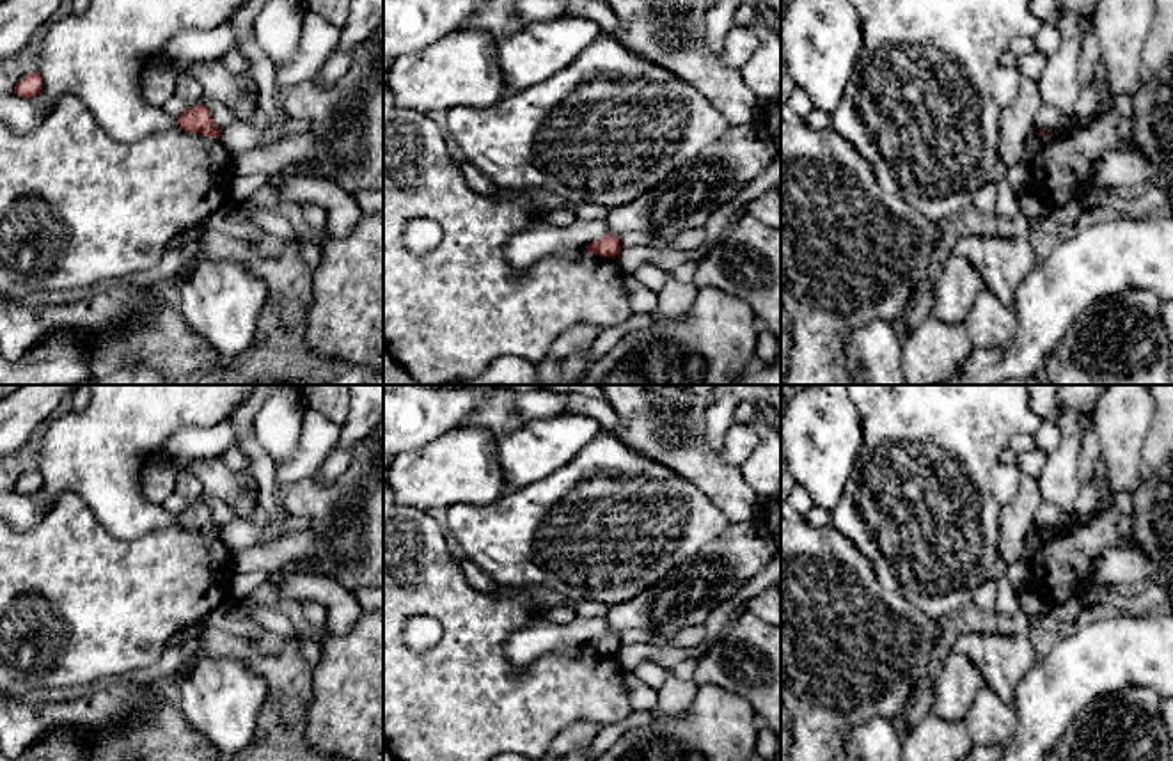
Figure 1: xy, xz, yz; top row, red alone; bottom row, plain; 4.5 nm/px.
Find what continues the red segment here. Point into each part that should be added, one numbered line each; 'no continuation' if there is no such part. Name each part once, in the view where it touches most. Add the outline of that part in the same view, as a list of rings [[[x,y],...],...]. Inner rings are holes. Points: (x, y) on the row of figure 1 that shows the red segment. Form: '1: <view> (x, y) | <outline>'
no continuation

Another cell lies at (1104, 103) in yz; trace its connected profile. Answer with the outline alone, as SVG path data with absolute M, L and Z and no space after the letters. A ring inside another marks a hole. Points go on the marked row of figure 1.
M1107 82L1104 85L1098 87L1098 101L1097 101L1097 110L1086 117L1086 119L1079 119L1075 121L1081 126L1086 126L1093 121L1097 121L1102 114L1106 114L1109 108L1113 106L1113 99L1107 89Z

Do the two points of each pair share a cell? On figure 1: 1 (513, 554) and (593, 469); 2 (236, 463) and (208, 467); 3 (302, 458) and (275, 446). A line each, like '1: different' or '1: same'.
1: same
2: different
3: different

